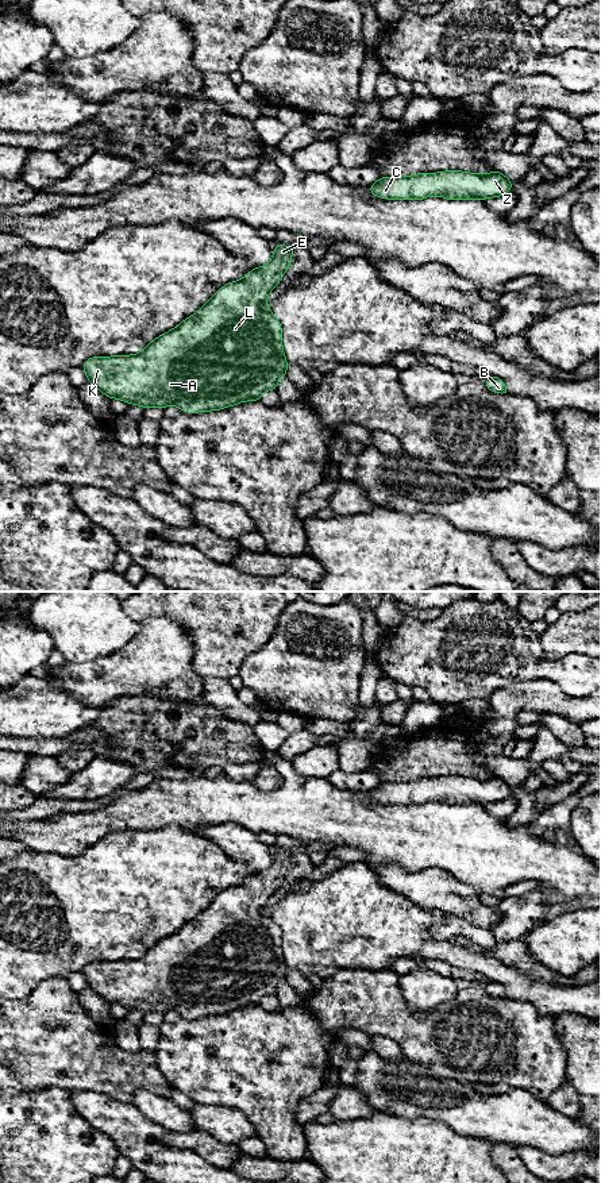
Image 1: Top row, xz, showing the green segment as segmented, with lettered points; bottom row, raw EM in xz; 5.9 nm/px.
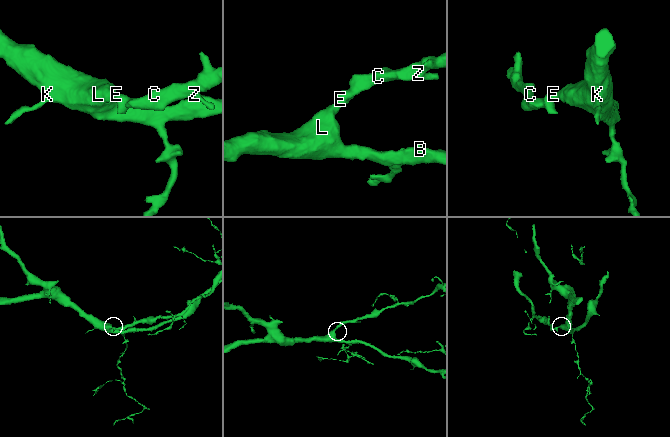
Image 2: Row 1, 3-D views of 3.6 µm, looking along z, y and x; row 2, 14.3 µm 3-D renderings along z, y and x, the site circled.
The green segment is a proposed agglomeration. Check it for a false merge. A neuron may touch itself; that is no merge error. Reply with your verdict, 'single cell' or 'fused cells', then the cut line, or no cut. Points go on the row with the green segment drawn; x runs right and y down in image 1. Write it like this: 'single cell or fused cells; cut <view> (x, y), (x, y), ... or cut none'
single cell; cut none

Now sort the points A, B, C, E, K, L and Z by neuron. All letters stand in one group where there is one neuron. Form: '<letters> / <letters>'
A B C E K L Z

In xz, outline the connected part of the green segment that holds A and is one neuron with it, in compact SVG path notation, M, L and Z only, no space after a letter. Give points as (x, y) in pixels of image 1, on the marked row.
M277 244L267 265L255 267L242 280L221 286L194 315L150 342L143 351L135 355L89 358L82 365L89 384L111 400L117 398L143 408L176 405L188 413L220 411L242 401L259 401L263 392L277 389L278 381L288 370L282 350L282 328L269 311L266 300L288 270L294 248L294 246Z

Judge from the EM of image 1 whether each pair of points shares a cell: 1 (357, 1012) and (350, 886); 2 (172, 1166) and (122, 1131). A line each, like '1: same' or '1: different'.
1: different
2: same

